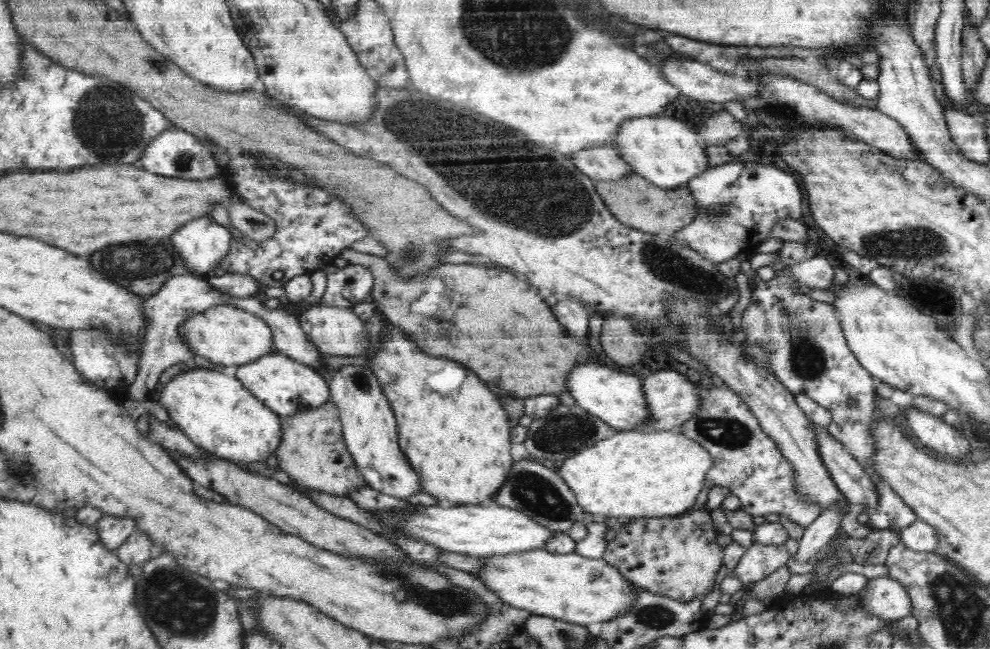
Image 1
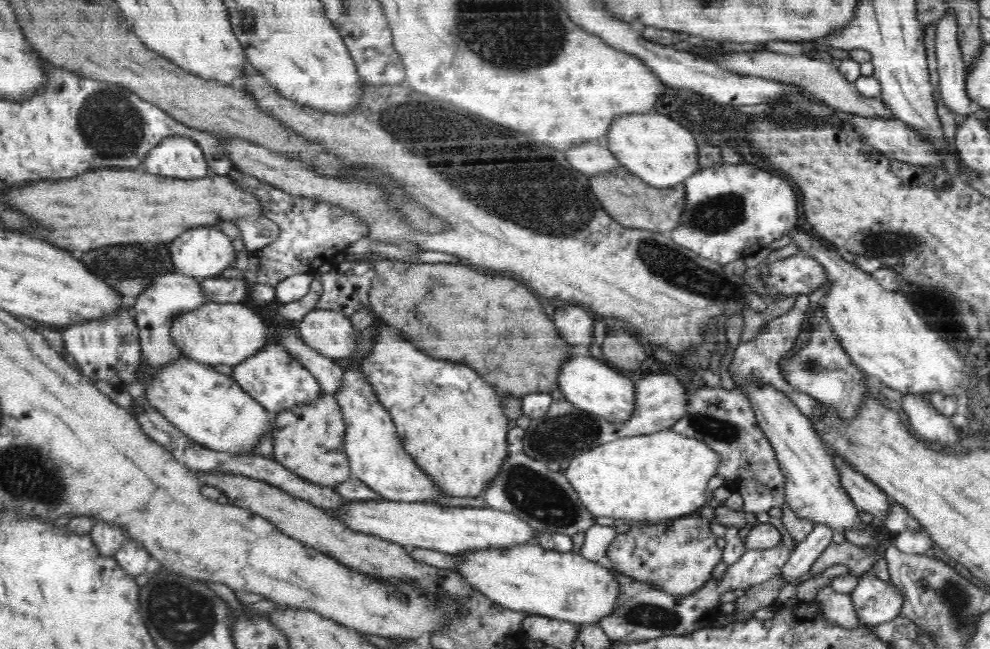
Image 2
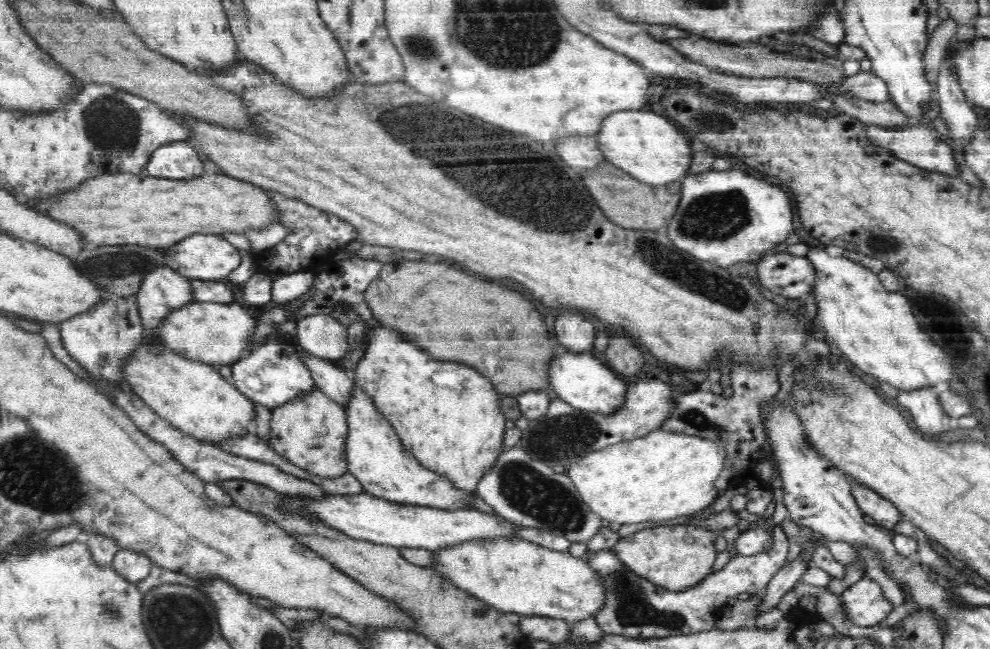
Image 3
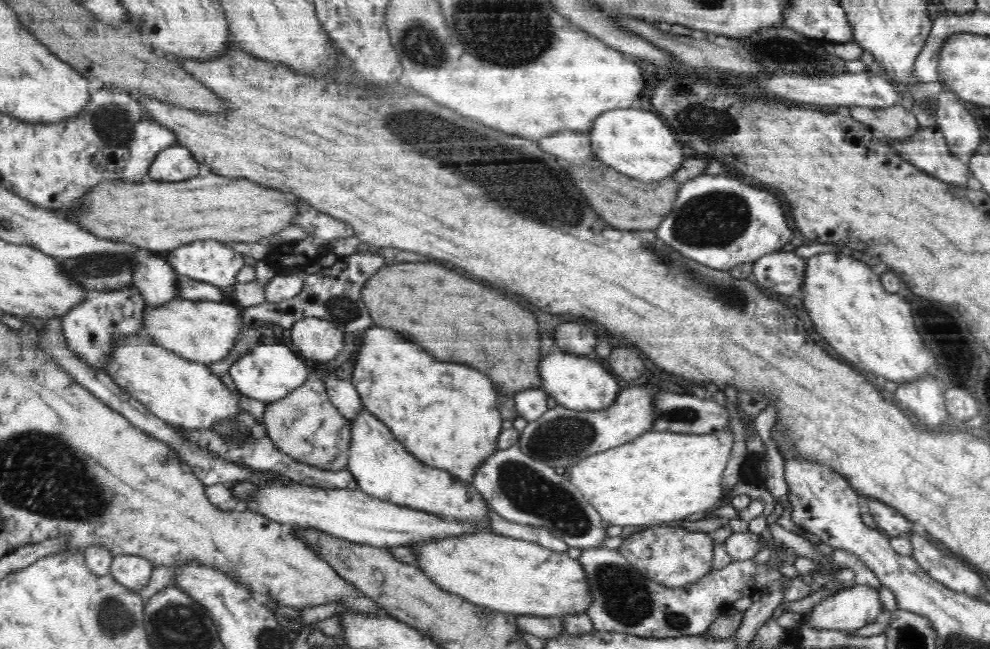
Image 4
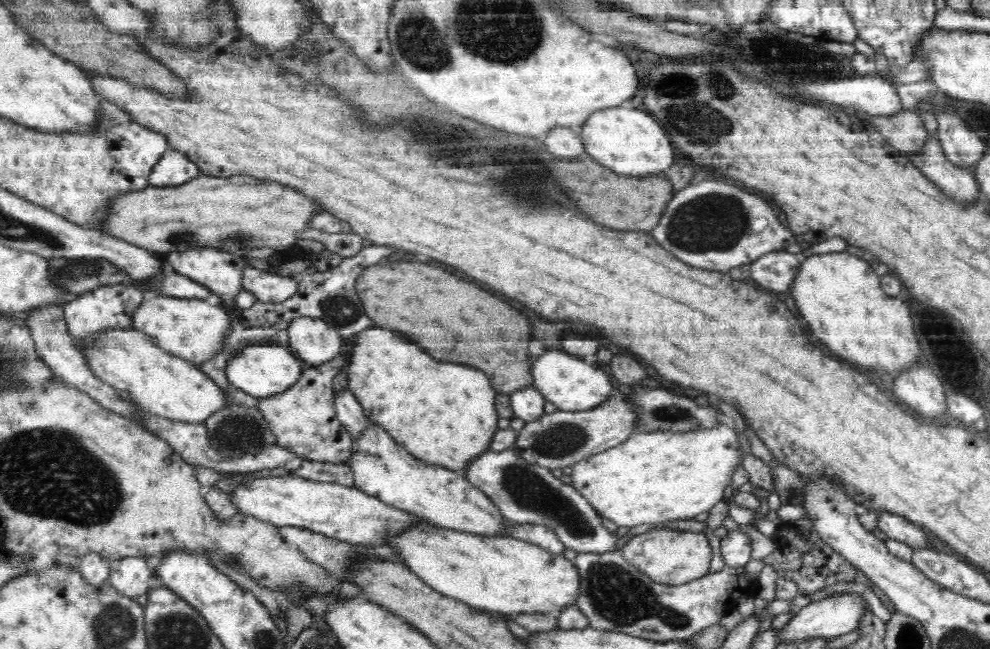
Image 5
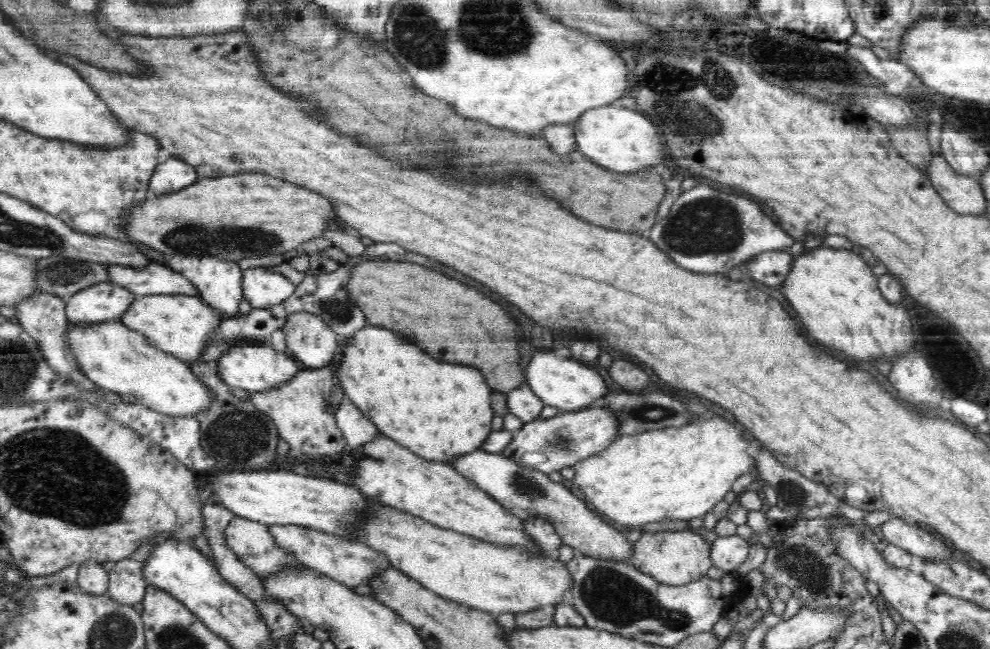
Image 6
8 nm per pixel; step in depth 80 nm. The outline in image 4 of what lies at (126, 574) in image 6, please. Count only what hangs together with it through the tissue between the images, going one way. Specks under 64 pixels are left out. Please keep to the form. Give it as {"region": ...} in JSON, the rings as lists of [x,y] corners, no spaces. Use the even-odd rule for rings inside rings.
{"region":[[[121,554],[113,558],[110,575],[120,584],[138,592],[148,584],[154,568],[154,564],[142,556]]]}

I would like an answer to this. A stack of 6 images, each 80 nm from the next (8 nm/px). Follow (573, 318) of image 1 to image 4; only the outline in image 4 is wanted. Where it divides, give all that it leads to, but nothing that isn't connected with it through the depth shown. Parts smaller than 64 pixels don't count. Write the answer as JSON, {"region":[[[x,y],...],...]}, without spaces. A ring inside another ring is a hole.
{"region":[[[568,322],[556,328],[556,344],[574,354],[590,354],[596,348],[596,336],[590,326]]]}

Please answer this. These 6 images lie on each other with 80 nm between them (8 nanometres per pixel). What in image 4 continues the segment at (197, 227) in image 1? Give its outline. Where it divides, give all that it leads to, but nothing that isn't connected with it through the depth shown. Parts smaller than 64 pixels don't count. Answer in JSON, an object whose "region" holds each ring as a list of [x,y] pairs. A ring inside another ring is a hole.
{"region":[[[208,237],[207,239],[190,241],[189,244],[172,249],[169,251],[166,260],[178,275],[212,284],[218,289],[232,292],[233,287],[237,284],[236,274],[244,266],[242,257],[243,255],[234,251],[230,245]]]}

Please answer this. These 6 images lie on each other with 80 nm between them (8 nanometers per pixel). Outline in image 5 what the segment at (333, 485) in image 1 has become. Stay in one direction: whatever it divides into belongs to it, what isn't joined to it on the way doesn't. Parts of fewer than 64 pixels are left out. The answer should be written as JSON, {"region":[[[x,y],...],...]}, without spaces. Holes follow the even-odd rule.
{"region":[[[329,360],[329,366],[311,366],[295,385],[280,395],[258,399],[257,408],[272,428],[276,444],[290,452],[318,463],[346,463],[352,456],[350,433],[337,419],[334,406],[333,380],[345,366],[343,360]]]}

